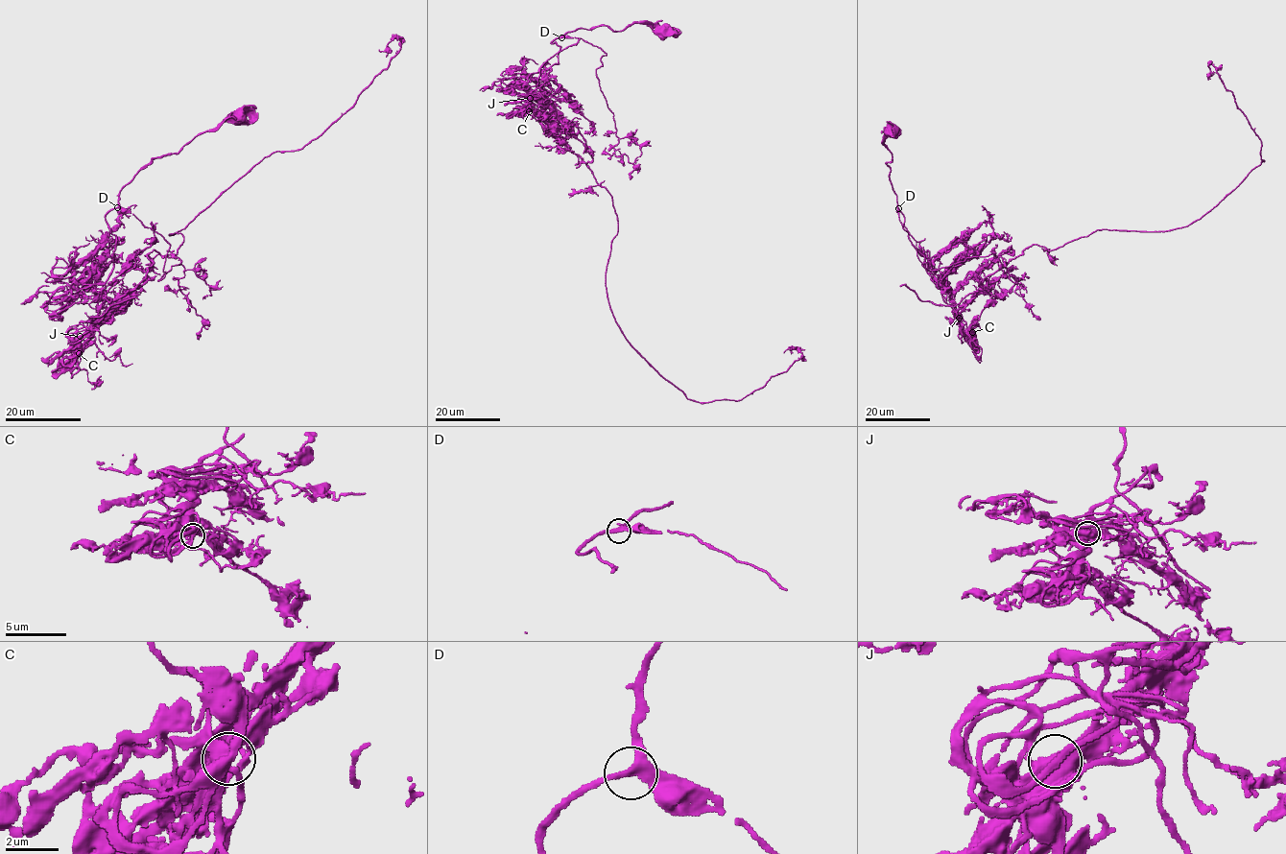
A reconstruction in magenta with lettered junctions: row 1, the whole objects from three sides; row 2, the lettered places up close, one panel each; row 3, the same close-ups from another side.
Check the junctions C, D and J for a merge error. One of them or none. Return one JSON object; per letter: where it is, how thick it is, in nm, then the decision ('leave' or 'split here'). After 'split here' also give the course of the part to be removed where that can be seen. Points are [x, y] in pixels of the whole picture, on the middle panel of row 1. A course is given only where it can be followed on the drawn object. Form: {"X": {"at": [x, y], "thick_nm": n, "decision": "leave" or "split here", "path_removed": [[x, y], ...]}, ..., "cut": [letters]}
{"C": {"at": [529, 111], "thick_nm": 280, "decision": "leave"}, "D": {"at": [561, 37], "thick_nm": 280, "decision": "leave"}, "J": {"at": [530, 98], "thick_nm": 650, "decision": "split here", "path_removed": [[530, 98], [574, 124], [611, 197], [606, 293], [627, 342], [696, 402], [739, 401], [802, 356], [784, 352]]}, "cut": ["J"]}

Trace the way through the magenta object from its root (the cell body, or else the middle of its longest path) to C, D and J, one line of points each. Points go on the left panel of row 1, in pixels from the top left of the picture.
C: (238, 115), (178, 153), (154, 157), (121, 189), (118, 205), (106, 216), (115, 237), (112, 271), (79, 353)
D: (238, 115), (226, 116), (216, 127), (195, 135), (178, 153), (154, 157), (121, 189), (117, 207)
J: (238, 115), (154, 157), (121, 189), (106, 216), (115, 237), (112, 271), (80, 336)

